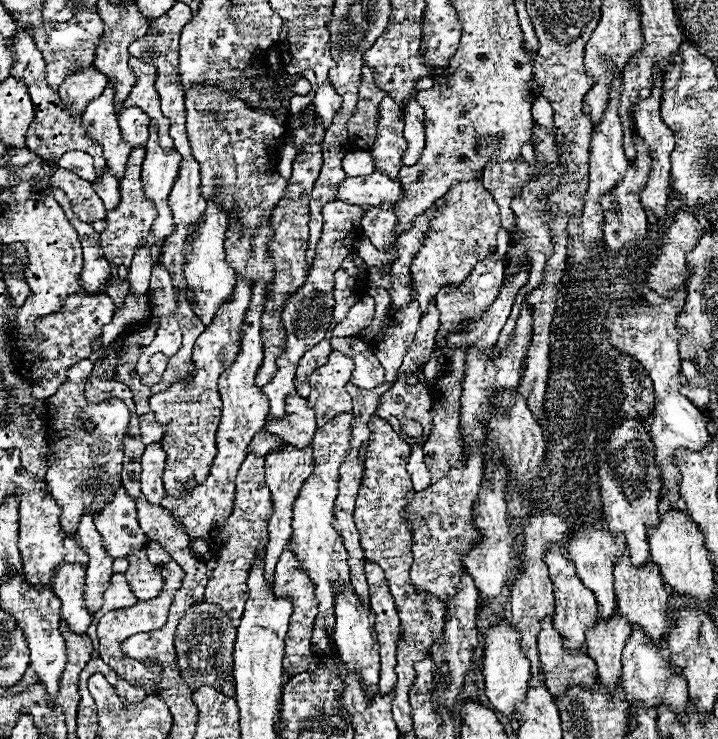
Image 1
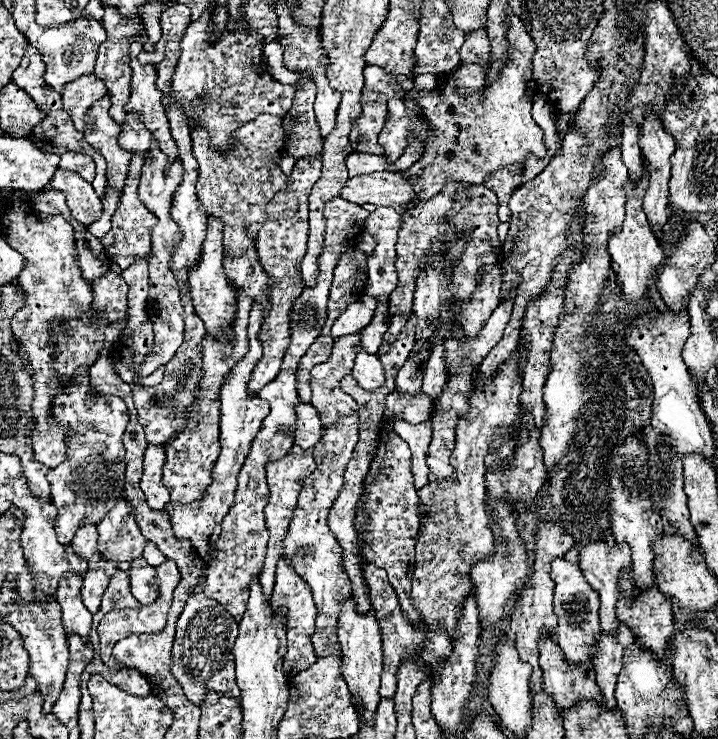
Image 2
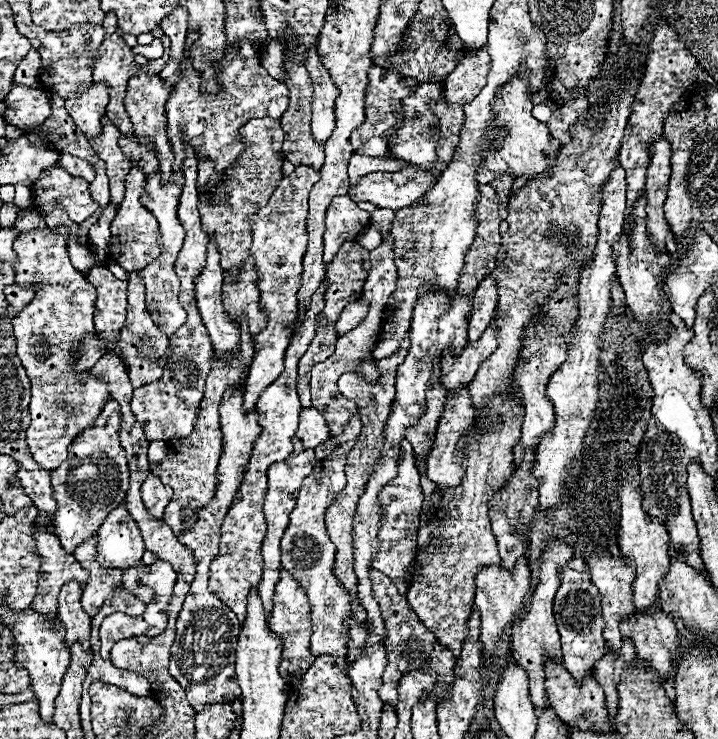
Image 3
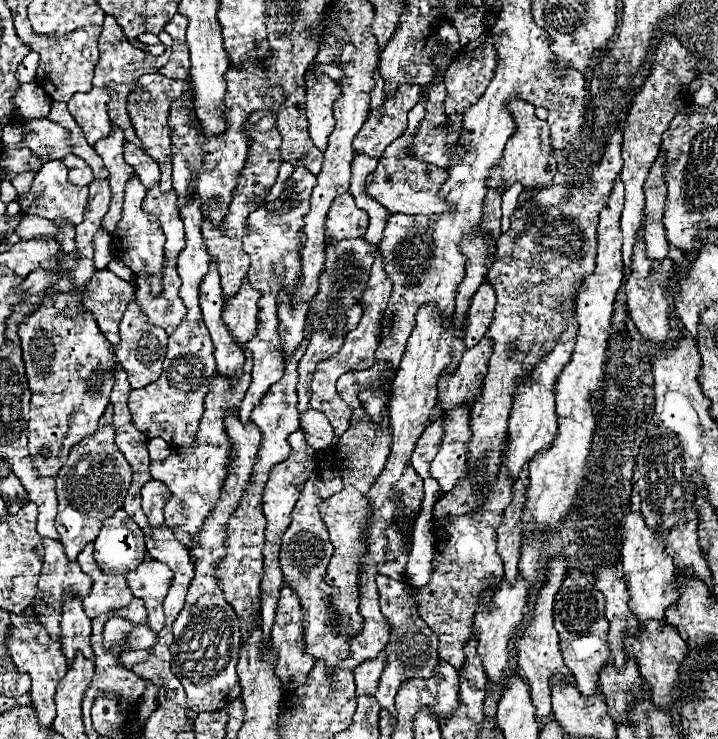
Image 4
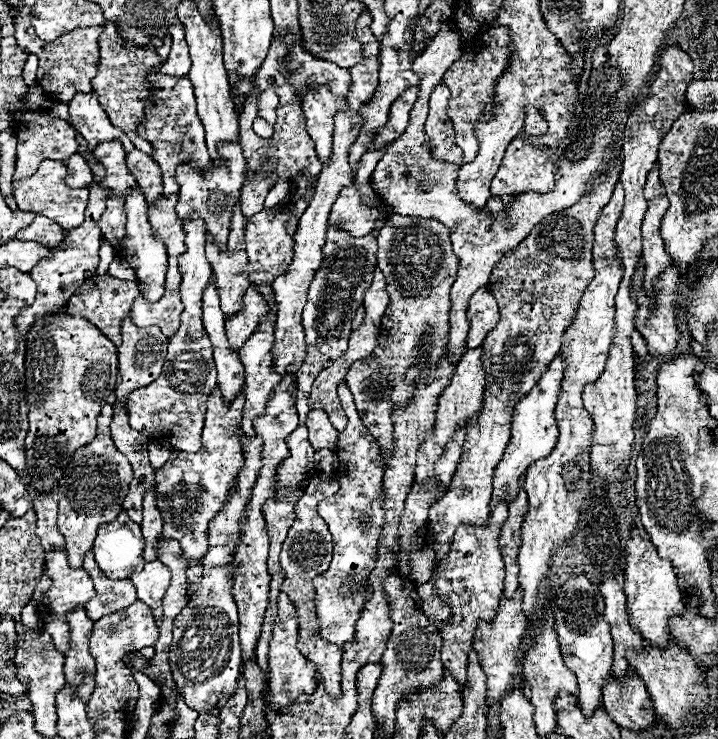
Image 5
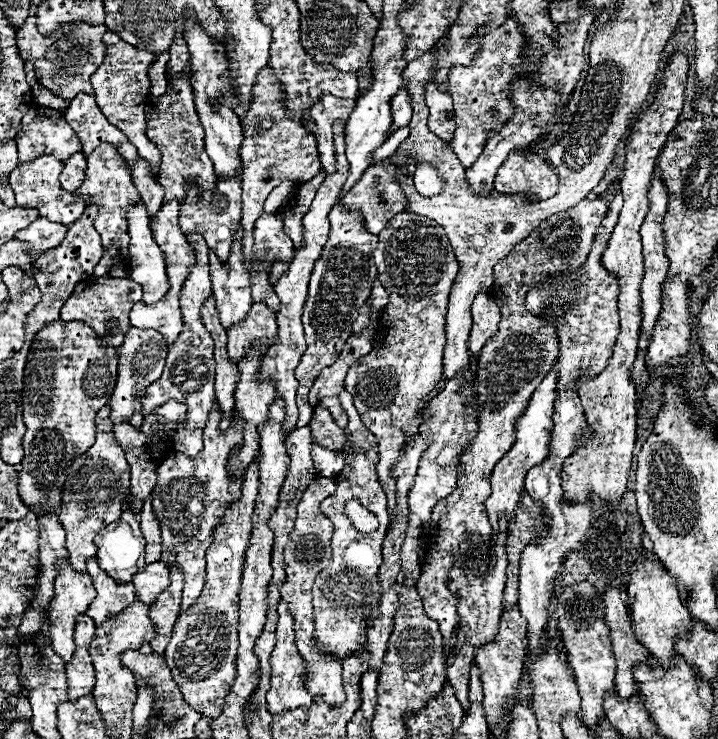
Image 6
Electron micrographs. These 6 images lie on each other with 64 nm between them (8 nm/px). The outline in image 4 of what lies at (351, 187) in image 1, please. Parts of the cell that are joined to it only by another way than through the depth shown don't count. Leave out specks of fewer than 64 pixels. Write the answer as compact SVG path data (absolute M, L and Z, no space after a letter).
M426 96L408 112L408 128L406 132L394 140L382 154L380 162L378 162L378 168L368 176L366 180L366 190L368 194L378 200L380 204L384 204L392 214L410 214L410 216L430 216L430 214L444 214L452 208L452 204L438 196L440 192L440 186L446 182L448 178L448 170L446 168L440 168L440 166L434 166L434 164L428 164L428 162L422 162L422 160L416 160L408 148L414 144L414 134L420 126L420 122L424 120L424 114L426 114Z

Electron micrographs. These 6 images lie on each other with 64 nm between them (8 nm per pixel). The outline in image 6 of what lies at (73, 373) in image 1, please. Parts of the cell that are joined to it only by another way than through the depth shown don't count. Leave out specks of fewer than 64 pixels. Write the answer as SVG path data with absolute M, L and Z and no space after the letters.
M107 404L96 414L96 442L94 446L72 462L68 468L68 480L62 492L62 508L60 522L66 530L66 548L70 552L70 566L76 572L86 572L86 560L94 558L98 548L94 546L94 538L108 524L120 520L122 500L130 488L130 466L126 462L124 450L116 442L112 434L112 422L108 420L111 408Z

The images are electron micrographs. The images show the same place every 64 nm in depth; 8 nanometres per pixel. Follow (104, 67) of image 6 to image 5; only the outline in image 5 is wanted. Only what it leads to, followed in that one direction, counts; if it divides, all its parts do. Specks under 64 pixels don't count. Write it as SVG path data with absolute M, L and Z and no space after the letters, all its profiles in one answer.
M104 24L104 32L100 36L100 64L98 74L92 78L92 88L98 94L102 108L106 110L110 122L126 132L132 144L142 150L144 154L152 156L152 144L138 136L138 126L144 122L144 104L148 98L148 82L146 74L148 68L160 62L160 56L154 50L144 50L140 46L126 46L126 40L116 32L116 24Z

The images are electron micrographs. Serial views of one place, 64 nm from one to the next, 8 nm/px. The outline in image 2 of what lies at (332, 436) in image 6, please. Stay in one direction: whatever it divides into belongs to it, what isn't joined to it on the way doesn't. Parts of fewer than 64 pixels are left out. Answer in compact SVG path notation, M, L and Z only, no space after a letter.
M298 404L296 406L296 414L298 414L298 424L296 424L296 432L294 432L294 444L302 446L304 450L314 448L314 444L318 444L320 436L322 436L322 424L320 424L320 416L318 410L310 404Z

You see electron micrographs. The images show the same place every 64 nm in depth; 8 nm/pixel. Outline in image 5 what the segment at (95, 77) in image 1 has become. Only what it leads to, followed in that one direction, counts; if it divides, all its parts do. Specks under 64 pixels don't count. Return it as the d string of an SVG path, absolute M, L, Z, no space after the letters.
M76 94L70 102L70 124L76 128L76 132L82 134L86 140L86 150L94 150L96 144L108 142L108 140L118 140L122 142L126 152L132 152L134 146L128 140L128 136L110 124L106 112L100 108L98 96L92 94Z

